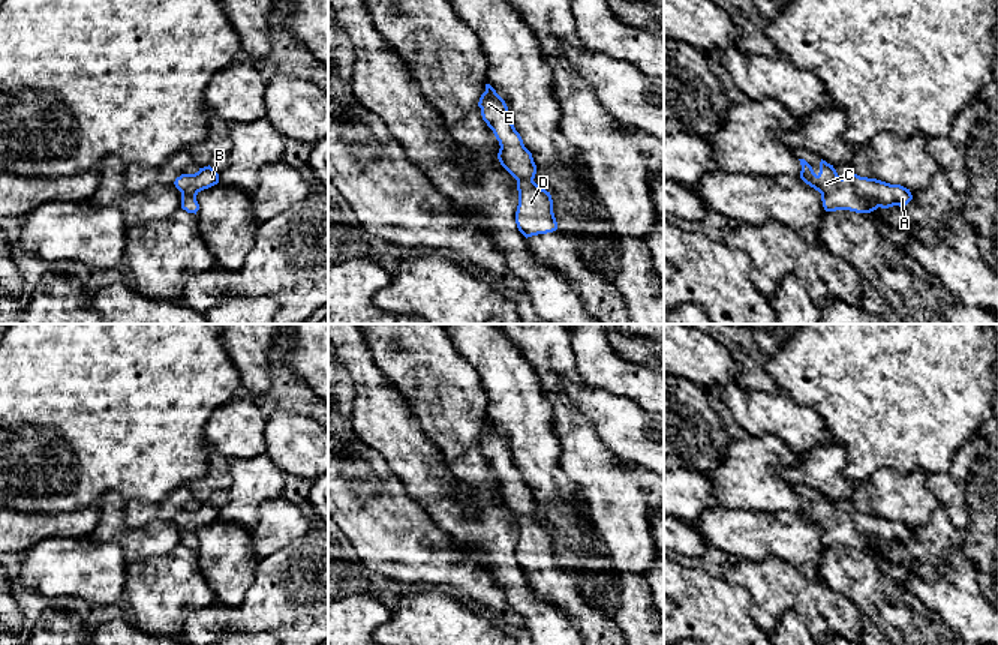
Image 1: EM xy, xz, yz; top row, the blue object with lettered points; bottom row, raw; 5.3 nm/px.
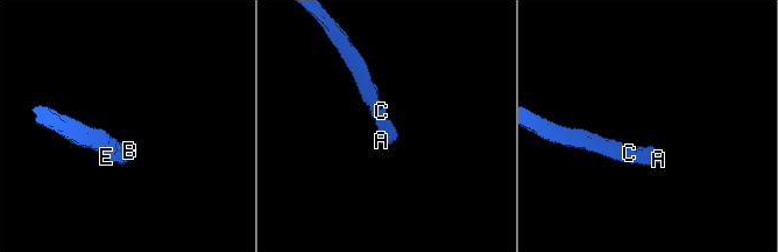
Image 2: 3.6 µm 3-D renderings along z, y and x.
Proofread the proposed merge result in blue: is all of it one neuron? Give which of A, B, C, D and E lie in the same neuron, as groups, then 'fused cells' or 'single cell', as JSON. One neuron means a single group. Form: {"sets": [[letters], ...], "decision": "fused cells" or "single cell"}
{"sets": [["A", "B", "C", "D", "E"]], "decision": "single cell"}

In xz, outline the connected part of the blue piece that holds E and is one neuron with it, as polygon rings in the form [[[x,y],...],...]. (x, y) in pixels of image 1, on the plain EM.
[[[486,420],[486,428],[481,430],[478,442],[481,444],[483,456],[499,477],[498,495],[500,501],[517,516],[518,542],[515,560],[518,567],[526,574],[556,567],[557,558],[553,549],[551,531],[533,518],[536,501],[512,460],[505,436],[490,420]]]

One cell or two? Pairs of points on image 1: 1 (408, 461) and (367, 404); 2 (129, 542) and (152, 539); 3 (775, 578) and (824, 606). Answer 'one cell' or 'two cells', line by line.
1: one cell
2: one cell
3: one cell

